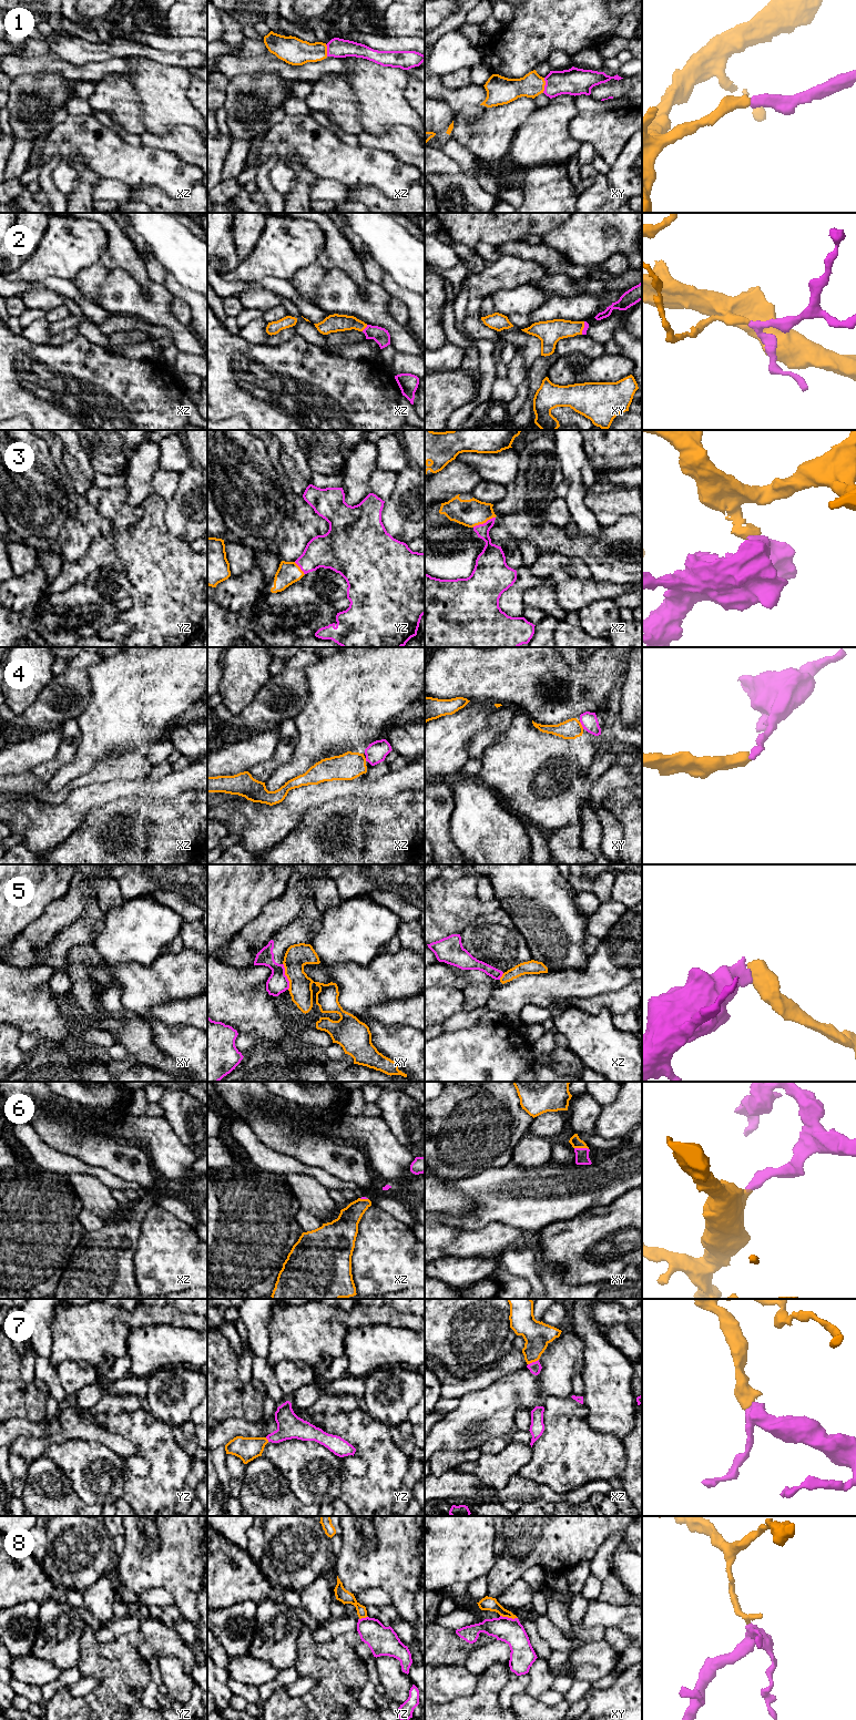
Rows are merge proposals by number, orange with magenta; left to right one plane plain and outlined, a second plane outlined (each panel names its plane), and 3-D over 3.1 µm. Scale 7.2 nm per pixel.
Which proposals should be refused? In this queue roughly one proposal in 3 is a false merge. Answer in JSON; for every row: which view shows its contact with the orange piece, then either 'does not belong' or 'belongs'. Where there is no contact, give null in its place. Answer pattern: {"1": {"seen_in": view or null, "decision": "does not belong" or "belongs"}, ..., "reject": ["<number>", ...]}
{"1": {"seen_in": "xy", "decision": "belongs"}, "2": {"seen_in": "xz", "decision": "belongs"}, "3": {"seen_in": "xz", "decision": "belongs"}, "4": {"seen_in": "xy", "decision": "does not belong"}, "5": {"seen_in": "xy", "decision": "does not belong"}, "6": {"seen_in": "xy", "decision": "belongs"}, "7": {"seen_in": "xz", "decision": "belongs"}, "8": {"seen_in": "xy", "decision": "does not belong"}, "reject": ["4", "5", "8"]}

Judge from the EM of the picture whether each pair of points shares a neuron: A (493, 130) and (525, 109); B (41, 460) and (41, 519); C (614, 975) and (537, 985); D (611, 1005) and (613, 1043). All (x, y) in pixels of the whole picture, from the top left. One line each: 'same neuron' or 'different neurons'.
A: same neuron
B: same neuron
C: same neuron
D: different neurons

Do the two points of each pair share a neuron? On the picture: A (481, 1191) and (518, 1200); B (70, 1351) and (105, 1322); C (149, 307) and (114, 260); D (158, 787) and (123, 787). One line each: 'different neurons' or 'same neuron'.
A: same neuron
B: same neuron
C: different neurons
D: same neuron

